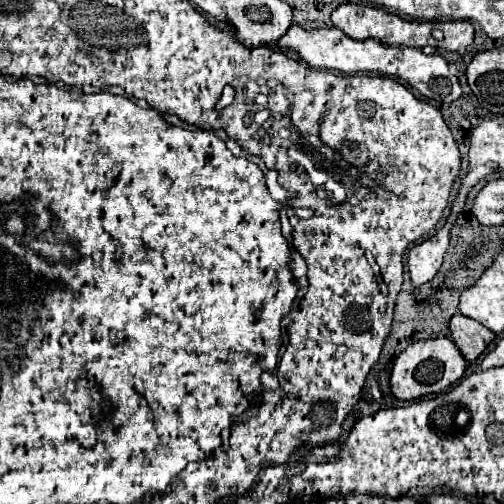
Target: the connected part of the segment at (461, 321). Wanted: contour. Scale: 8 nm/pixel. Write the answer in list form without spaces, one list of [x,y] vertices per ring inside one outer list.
[[[460,313],[452,317],[450,331],[452,331],[452,341],[456,343],[466,361],[476,361],[486,351],[486,347],[496,339],[496,335],[490,329]]]

